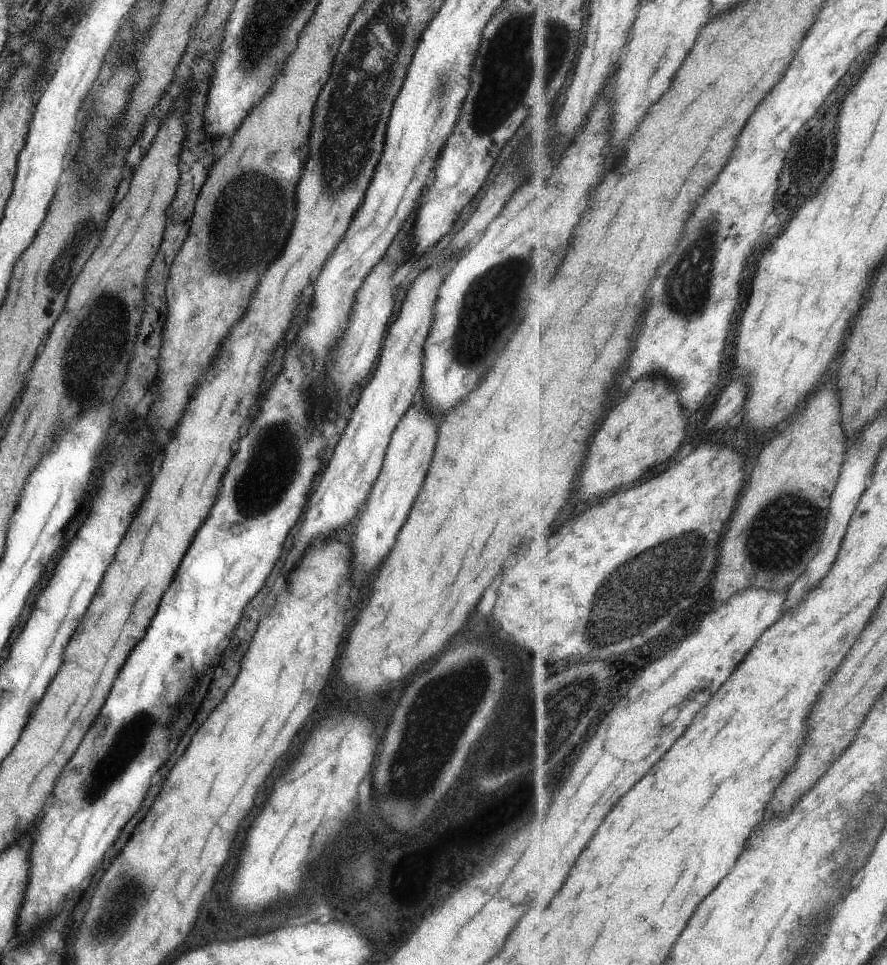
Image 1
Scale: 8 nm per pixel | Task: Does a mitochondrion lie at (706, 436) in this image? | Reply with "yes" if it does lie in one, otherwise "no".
no

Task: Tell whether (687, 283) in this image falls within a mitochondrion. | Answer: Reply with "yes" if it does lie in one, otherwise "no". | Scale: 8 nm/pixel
yes

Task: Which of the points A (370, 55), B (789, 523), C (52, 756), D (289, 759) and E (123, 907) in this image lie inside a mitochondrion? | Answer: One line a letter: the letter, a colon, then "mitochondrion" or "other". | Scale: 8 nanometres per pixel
A: mitochondrion
B: mitochondrion
C: other
D: other
E: mitochondrion

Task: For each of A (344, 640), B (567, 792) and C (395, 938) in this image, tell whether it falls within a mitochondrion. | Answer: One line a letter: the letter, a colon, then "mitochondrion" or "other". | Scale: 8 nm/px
A: other
B: other
C: other

